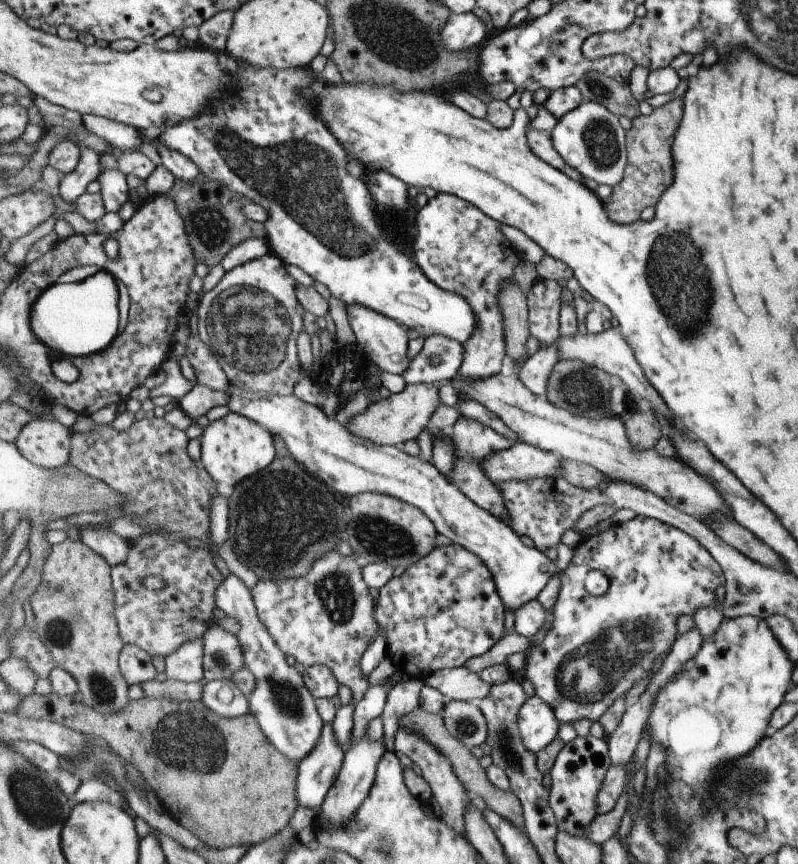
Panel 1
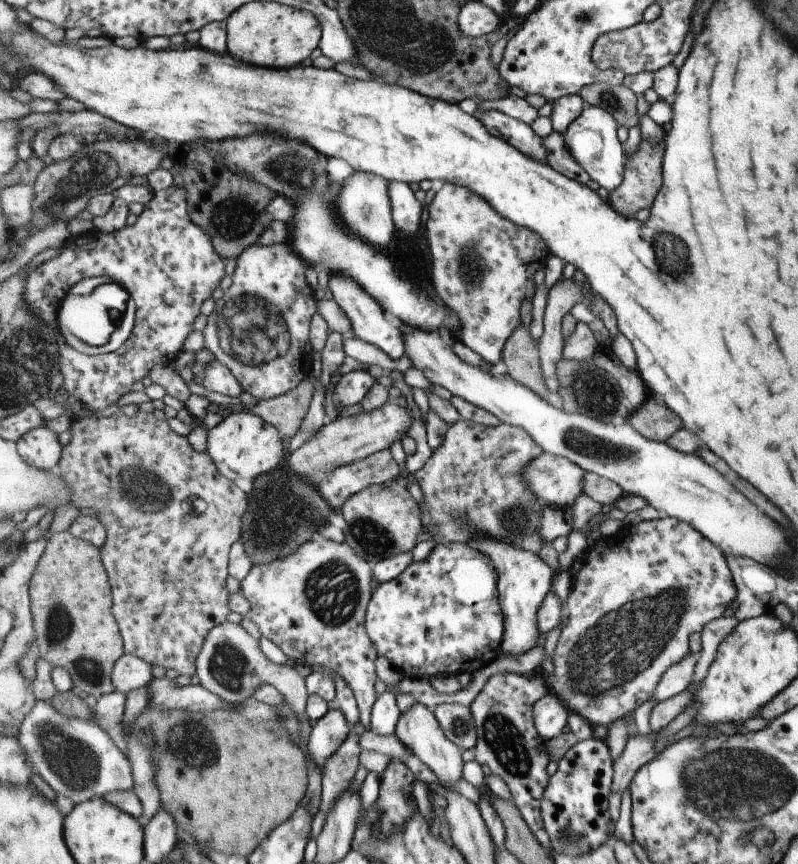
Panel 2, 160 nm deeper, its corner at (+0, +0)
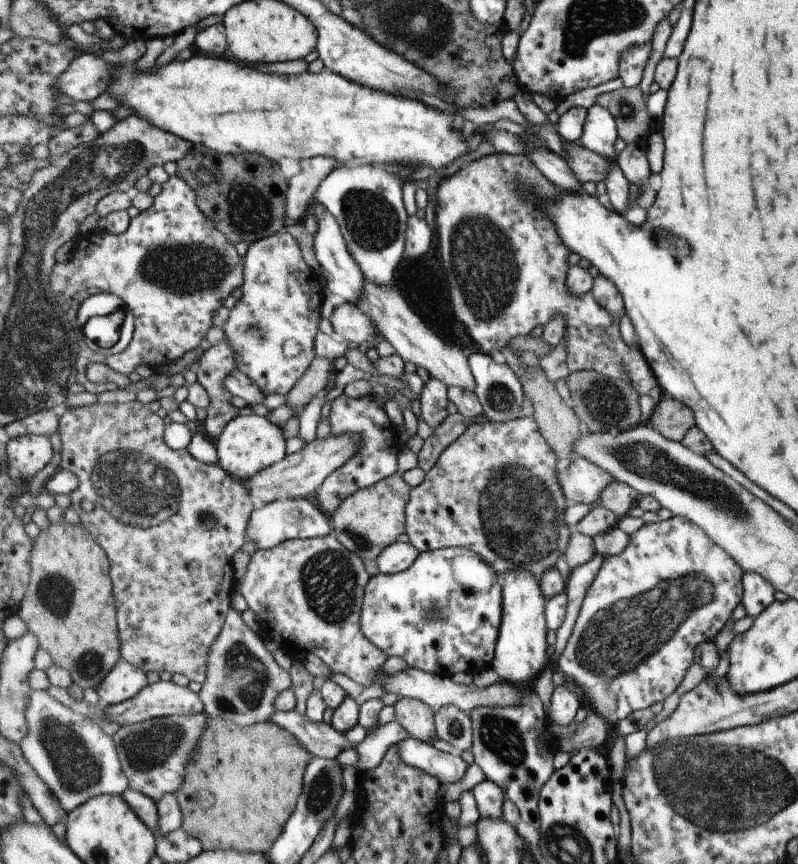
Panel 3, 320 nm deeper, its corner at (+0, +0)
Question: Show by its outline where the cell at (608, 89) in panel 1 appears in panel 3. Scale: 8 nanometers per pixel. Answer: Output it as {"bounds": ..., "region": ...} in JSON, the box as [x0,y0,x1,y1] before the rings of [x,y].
{"bounds":[596,86,655,144],"region":[[[625,86],[601,93],[596,103],[609,109],[617,120],[618,135],[626,144],[639,144],[649,138],[655,121],[647,110],[647,95],[639,87]]]}

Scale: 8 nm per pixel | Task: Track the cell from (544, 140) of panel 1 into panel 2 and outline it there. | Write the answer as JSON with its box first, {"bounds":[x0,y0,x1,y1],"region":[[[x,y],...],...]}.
{"bounds":[544,132,591,184],"region":[[[553,132],[548,137],[544,138],[545,146],[548,150],[549,164],[563,173],[571,180],[579,181],[581,184],[587,184],[591,180],[590,172],[586,171],[576,158],[572,155],[565,137],[560,132]]]}

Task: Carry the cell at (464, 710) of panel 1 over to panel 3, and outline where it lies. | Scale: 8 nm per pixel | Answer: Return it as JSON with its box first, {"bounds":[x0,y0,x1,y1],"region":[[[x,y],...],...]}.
{"bounds":[435,705,474,751],"region":[[[455,705],[441,707],[435,715],[438,736],[453,746],[455,751],[474,746],[474,724],[470,713]]]}

